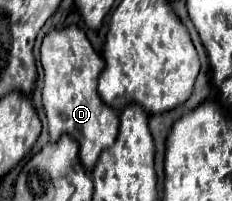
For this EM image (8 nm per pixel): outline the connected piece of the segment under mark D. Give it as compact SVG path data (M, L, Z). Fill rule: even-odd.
M68 25L62 29L54 29L50 31L40 45L40 63L44 69L44 89L42 89L42 107L46 113L46 121L48 121L48 133L50 133L50 141L56 141L62 133L72 135L74 139L78 139L80 143L80 159L82 165L92 171L94 165L98 163L98 157L102 151L106 151L110 145L114 145L114 137L118 135L118 115L116 111L106 105L96 91L96 83L98 83L98 75L102 71L102 57L94 51L94 47L90 45L90 41L86 39L86 35L82 33L82 29L78 25Z

